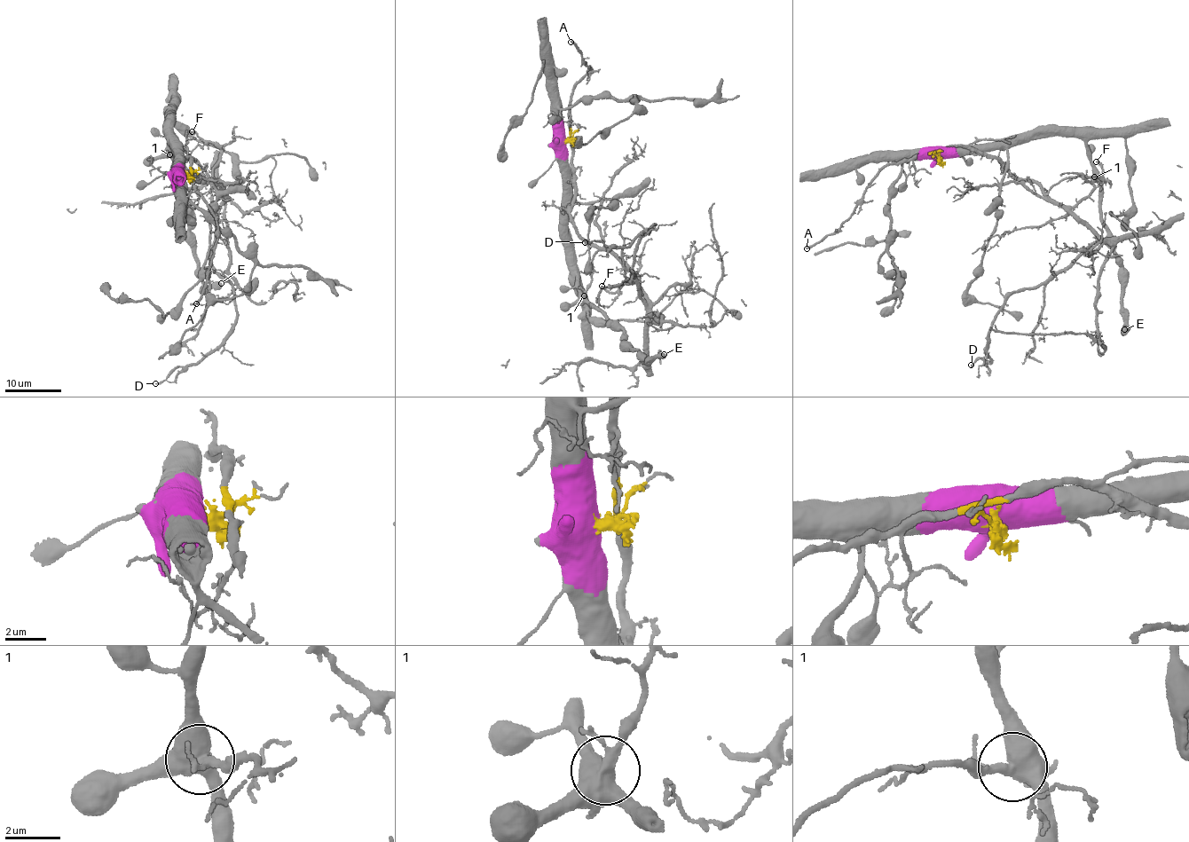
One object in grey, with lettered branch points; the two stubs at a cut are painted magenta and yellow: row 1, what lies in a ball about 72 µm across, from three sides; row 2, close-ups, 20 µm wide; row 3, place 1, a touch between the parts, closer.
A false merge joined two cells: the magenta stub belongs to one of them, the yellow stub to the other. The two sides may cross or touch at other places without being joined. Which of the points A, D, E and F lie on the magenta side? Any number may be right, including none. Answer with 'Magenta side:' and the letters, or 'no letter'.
Magenta side: E

